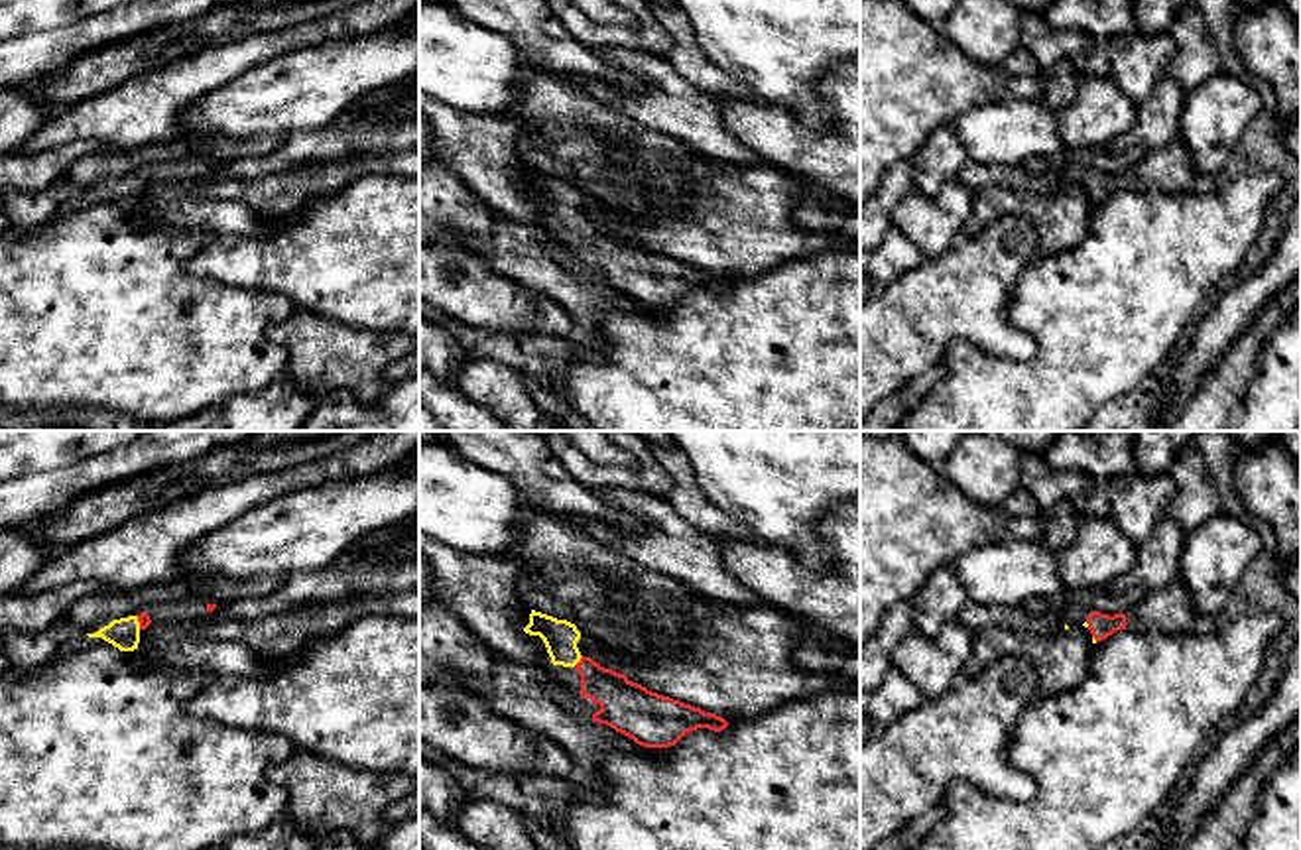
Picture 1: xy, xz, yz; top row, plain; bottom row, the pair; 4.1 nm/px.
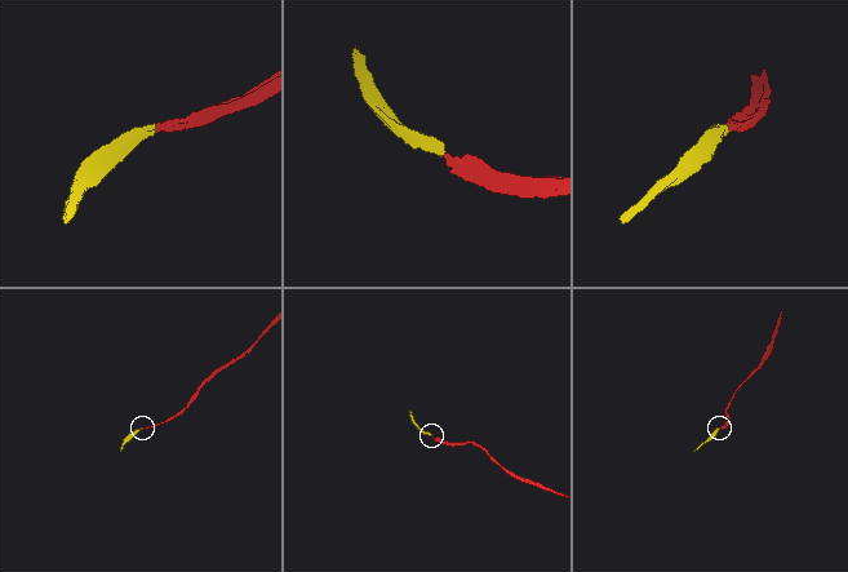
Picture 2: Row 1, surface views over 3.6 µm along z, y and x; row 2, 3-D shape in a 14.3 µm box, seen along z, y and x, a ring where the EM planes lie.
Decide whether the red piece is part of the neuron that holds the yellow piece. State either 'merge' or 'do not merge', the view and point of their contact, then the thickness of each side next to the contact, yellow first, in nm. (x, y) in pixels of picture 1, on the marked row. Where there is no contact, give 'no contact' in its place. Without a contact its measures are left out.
merge; contact xz (577, 662); calibres 140 and 190 nm

